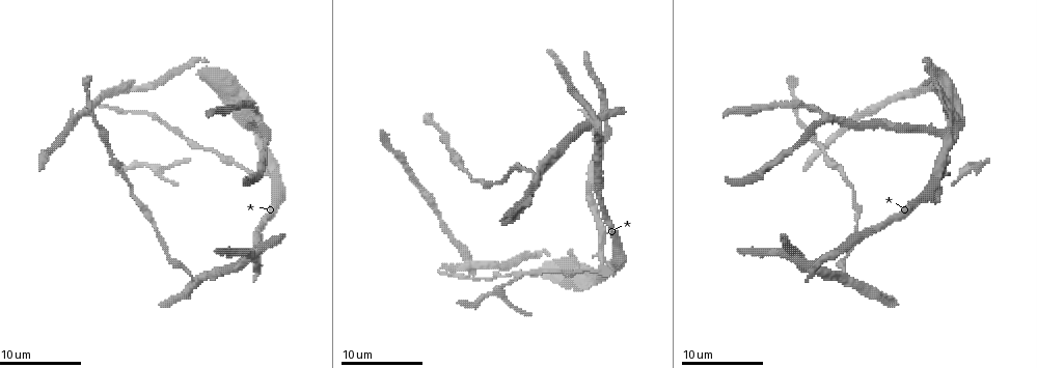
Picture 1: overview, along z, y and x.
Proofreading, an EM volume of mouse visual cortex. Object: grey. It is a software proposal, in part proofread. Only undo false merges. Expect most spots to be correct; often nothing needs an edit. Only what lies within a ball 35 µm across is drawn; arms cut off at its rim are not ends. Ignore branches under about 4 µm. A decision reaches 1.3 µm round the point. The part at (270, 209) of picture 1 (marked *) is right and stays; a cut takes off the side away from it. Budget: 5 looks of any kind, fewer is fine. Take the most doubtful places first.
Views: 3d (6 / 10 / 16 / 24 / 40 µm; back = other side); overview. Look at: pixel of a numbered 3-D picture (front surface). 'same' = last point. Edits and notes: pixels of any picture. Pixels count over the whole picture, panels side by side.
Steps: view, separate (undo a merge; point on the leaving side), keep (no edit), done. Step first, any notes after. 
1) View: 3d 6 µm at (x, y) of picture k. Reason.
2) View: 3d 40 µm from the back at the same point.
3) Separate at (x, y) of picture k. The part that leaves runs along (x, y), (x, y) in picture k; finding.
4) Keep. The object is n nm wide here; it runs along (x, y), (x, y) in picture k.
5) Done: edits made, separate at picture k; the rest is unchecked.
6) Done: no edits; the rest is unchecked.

View: 3d 6 µm at (193, 280) of picture 1.

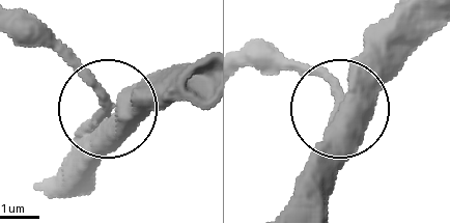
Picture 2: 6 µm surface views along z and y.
Keep. The side arm is 8 µm long; it runs along (200, 64), (150, 74), (114, 104), (102, 163) in picture 2; continuous, no second neuron.

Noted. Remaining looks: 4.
View: 3d 10 µm at (258, 115) of picture 1. Branch point.

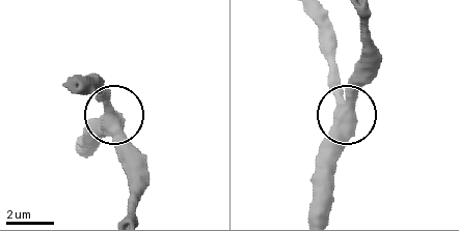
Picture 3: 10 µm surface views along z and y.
Keep. The object is 450 nm wide here; all the same neuron.

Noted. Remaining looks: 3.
View: 3d 10 µm at (113, 162) of picture 1. Sudden change in width.

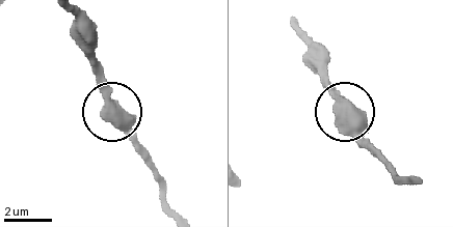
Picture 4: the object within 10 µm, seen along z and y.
Keep. It runs along (172, 208), (164, 179), (115, 119), (105, 84), (85, 56) in picture 4; continuous, no second neuron.

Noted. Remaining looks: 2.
Done: no edits; the rest is unchecked.

